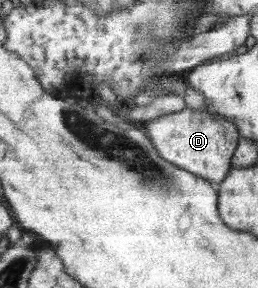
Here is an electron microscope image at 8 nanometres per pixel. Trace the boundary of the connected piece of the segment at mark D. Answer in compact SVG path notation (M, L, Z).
M186 108L178 113L157 117L142 126L152 138L161 157L216 186L223 183L232 171L232 161L242 138L235 123L220 114L210 113L208 109Z

